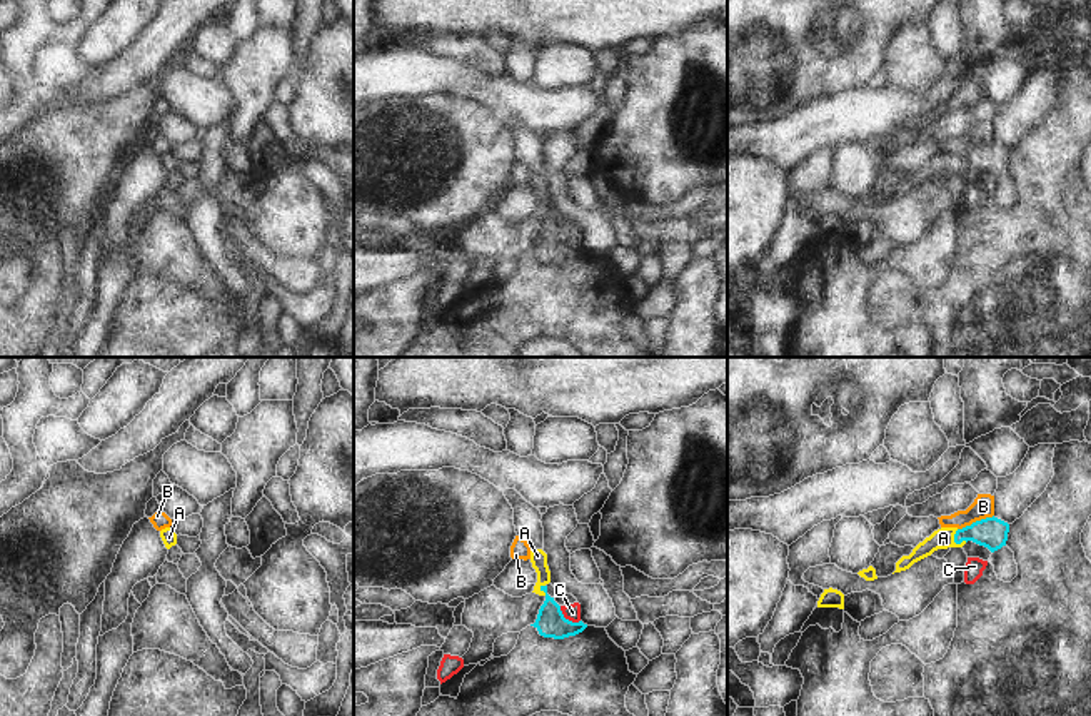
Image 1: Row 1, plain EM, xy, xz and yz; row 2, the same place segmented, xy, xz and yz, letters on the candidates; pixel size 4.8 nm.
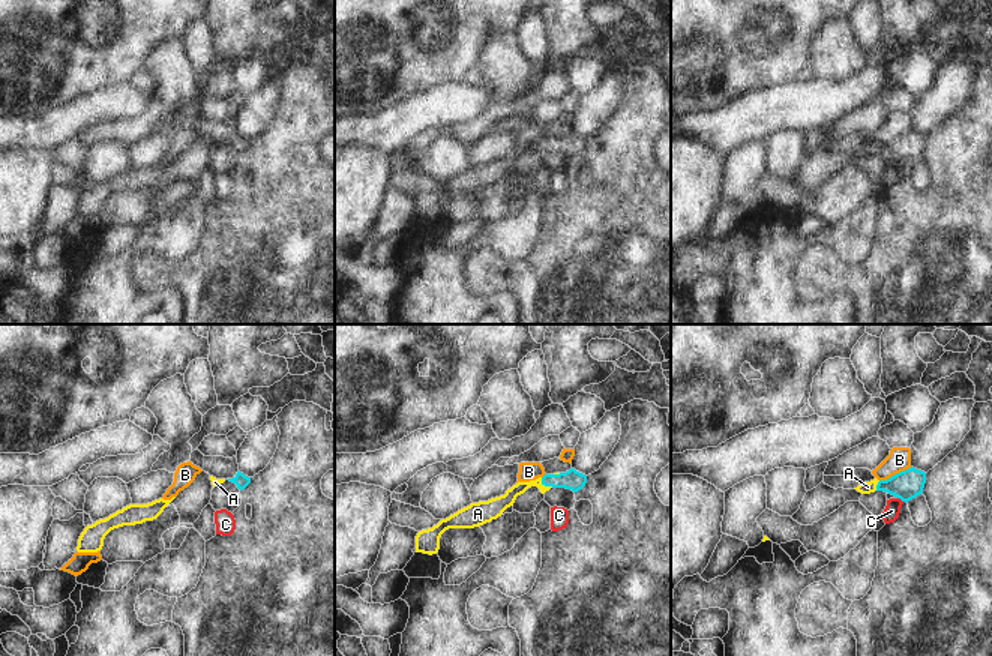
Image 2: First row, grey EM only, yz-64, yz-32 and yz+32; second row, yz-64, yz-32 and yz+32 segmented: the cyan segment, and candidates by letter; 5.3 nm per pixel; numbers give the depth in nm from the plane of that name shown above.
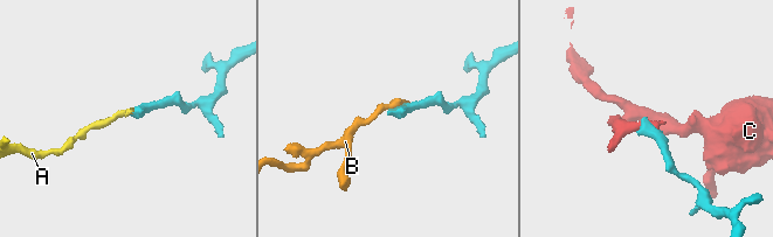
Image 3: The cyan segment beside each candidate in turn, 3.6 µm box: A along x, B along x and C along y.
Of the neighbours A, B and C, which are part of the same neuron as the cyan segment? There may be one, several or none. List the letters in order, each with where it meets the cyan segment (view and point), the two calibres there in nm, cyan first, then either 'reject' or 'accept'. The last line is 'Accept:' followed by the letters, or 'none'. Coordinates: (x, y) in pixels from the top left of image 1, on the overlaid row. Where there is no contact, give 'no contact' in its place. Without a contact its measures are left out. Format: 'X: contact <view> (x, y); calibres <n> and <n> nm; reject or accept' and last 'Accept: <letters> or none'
A: contact yz (955, 541); calibres 150 and 100 nm; accept
B: contact yz (976, 521); calibres 150 and 110 nm; reject
C: contact xz (568, 620); calibres 140 and 80 nm; reject
Accept: A

